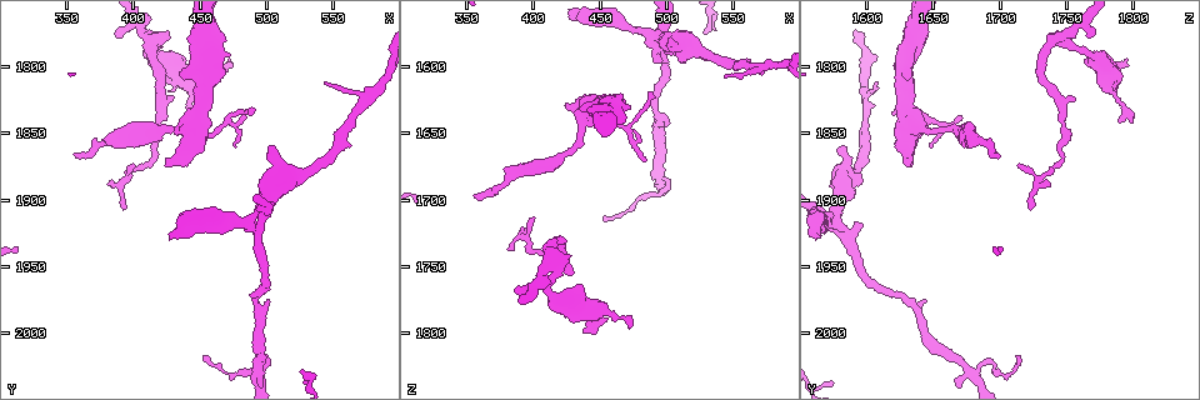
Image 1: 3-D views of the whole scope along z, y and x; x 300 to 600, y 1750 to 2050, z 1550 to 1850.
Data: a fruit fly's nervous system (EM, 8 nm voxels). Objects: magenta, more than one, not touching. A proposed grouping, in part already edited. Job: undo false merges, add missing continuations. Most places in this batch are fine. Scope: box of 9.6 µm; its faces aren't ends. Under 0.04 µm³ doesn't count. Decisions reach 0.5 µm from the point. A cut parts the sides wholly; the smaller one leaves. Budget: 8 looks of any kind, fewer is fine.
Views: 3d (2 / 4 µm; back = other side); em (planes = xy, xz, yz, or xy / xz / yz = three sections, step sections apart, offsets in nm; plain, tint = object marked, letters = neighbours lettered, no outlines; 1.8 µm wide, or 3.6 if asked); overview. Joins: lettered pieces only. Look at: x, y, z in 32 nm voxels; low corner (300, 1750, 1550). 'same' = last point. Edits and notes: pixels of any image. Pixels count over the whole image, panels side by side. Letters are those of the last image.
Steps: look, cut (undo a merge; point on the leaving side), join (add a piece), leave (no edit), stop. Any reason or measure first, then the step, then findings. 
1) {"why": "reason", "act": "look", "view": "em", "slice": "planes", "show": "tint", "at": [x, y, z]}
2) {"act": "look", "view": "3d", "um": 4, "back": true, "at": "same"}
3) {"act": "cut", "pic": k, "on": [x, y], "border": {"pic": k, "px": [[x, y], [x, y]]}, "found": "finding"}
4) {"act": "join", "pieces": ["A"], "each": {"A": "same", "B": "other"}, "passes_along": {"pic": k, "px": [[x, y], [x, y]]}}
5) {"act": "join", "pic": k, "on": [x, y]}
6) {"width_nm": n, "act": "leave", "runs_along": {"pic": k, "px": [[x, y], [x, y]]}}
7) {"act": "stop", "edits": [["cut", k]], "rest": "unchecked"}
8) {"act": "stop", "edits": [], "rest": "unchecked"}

{"why": "calibre changes", "act": "look", "view": "3d", "um": 2, "at": [488, 1912, 1576]}

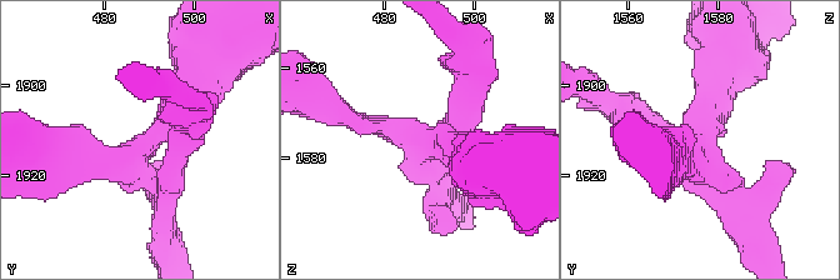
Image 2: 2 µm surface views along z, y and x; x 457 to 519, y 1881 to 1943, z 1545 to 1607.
{"act": "look", "view": "em", "slice": "planes", "show": "letters", "at": [490, 1915, 1576]}

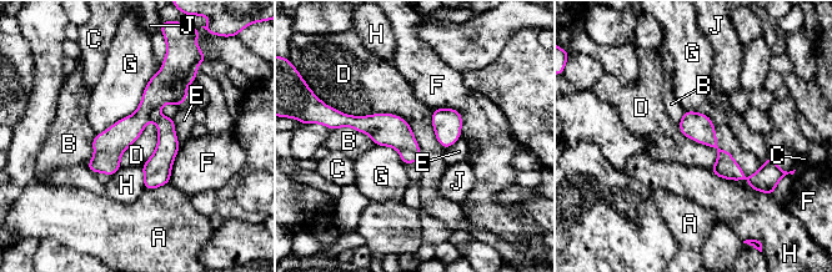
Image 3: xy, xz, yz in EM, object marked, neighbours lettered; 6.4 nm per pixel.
{"act": "cut", "pic": 3, "on": [168, 145], "each": {"A": "other", "B": "other", "C": "other", "D": "other", "E": "other", "F": "other", "G": "other", "H": "other", "J": "other"}, "found": "a second neuron is stuck on"}

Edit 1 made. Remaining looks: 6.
{"why": "thin neck", "act": "look", "view": "3d", "um": 4, "at": [426, 1846, 1666]}

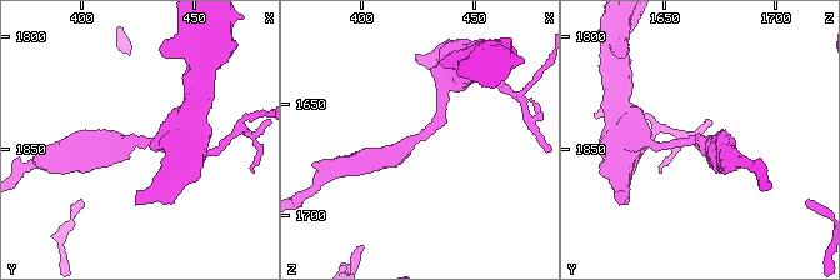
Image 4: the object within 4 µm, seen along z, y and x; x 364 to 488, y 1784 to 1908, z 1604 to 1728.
{"act": "look", "view": "em", "slice": "xy", "step": 4, "show": "tint", "at": [427, 1846, 1664]}

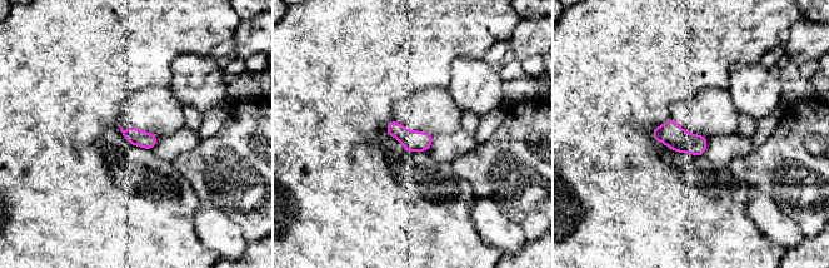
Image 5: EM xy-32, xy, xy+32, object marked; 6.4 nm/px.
{"why": "another direction", "act": "look", "view": "em", "slice": "planes", "show": "letters", "at": "same"}

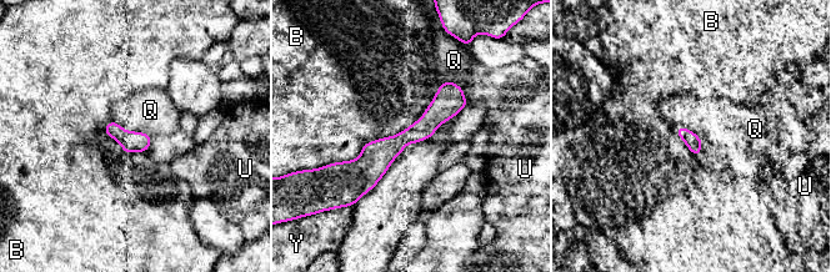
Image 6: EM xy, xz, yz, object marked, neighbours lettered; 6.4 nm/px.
{"act": "leave", "each": {"B": "other", "Q": "other", "U": "other", "Y": "other"}, "runs_along": {"pic": 6, "px": [[459, 91], [348, 175]]}, "found": "continuous, no second neuron"}

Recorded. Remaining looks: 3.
{"act": "look", "view": "overview"}

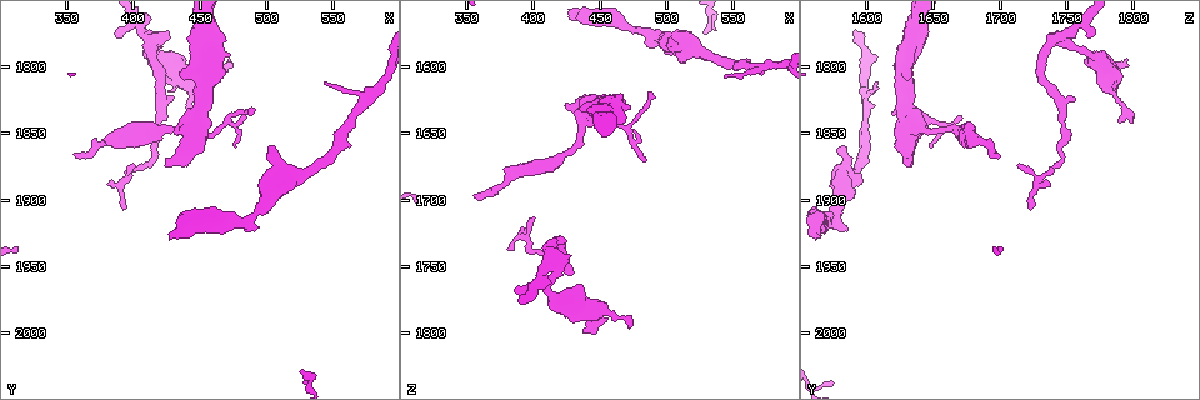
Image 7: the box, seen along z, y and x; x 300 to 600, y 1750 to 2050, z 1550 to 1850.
{"why": "free end", "act": "look", "view": "em", "slice": "planes", "show": "letters", "at": [390, 1776, 1772]}

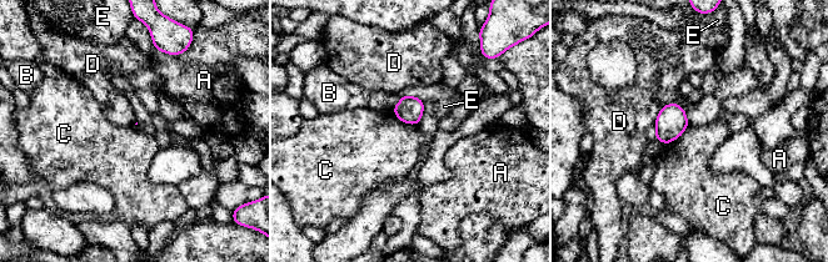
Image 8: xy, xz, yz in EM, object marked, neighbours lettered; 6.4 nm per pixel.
{"longest_contact_nm": ["D", 240], "act": "leave", "each": {"A": "other", "B": "other", "C": "other", "D": "other", "E": "other"}, "found": "no lettered piece goes on from it"}

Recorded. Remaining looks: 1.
{"act": "stop", "edits": [["cut", 3]], "rest": "unchecked"}

